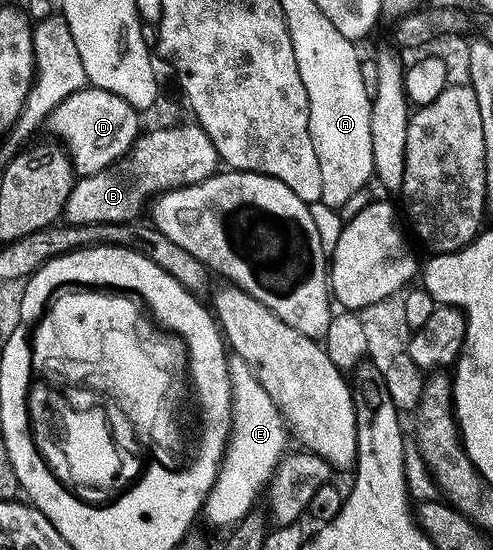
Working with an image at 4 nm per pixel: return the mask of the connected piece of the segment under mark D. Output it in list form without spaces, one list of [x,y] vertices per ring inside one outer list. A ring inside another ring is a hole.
[[[88,88],[69,96],[65,104],[58,106],[53,113],[47,115],[45,126],[56,134],[68,154],[71,164],[79,178],[97,176],[97,172],[105,172],[113,164],[126,158],[141,137],[139,130],[140,111],[134,110],[121,96],[113,96],[113,92]]]

